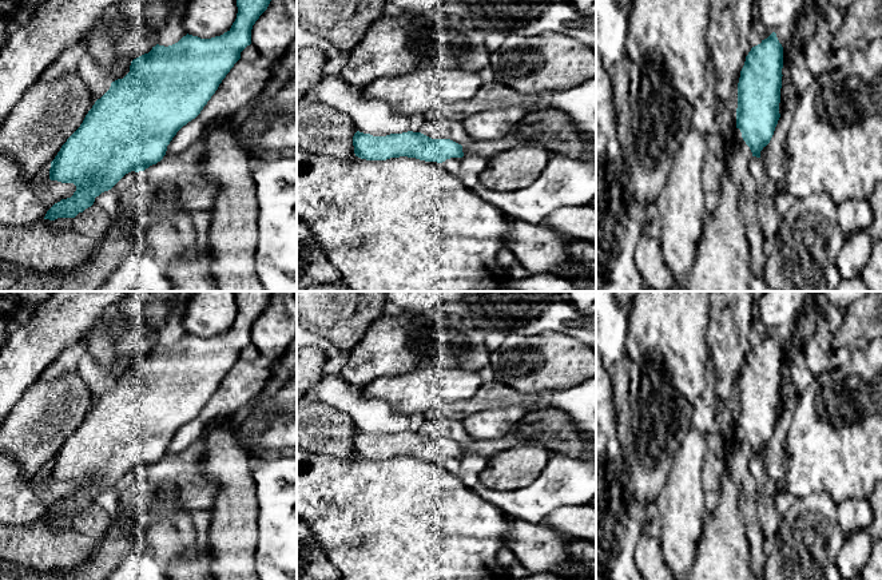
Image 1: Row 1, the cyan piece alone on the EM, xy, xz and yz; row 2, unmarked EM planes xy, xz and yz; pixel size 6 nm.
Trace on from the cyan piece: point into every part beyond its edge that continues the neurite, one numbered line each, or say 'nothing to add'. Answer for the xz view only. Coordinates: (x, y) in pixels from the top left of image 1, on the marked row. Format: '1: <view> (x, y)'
nothing to add

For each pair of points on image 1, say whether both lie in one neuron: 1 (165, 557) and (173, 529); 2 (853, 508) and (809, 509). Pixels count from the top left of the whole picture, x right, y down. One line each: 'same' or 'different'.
1: same
2: different

